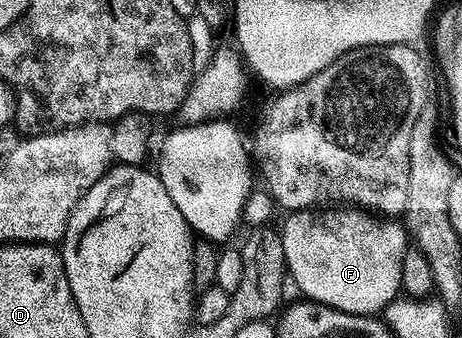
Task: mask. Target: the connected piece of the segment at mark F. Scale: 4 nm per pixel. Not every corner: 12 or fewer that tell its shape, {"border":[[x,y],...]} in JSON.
{"border":[[292,210],[289,277],[311,302],[377,315],[399,297],[401,221]]}

